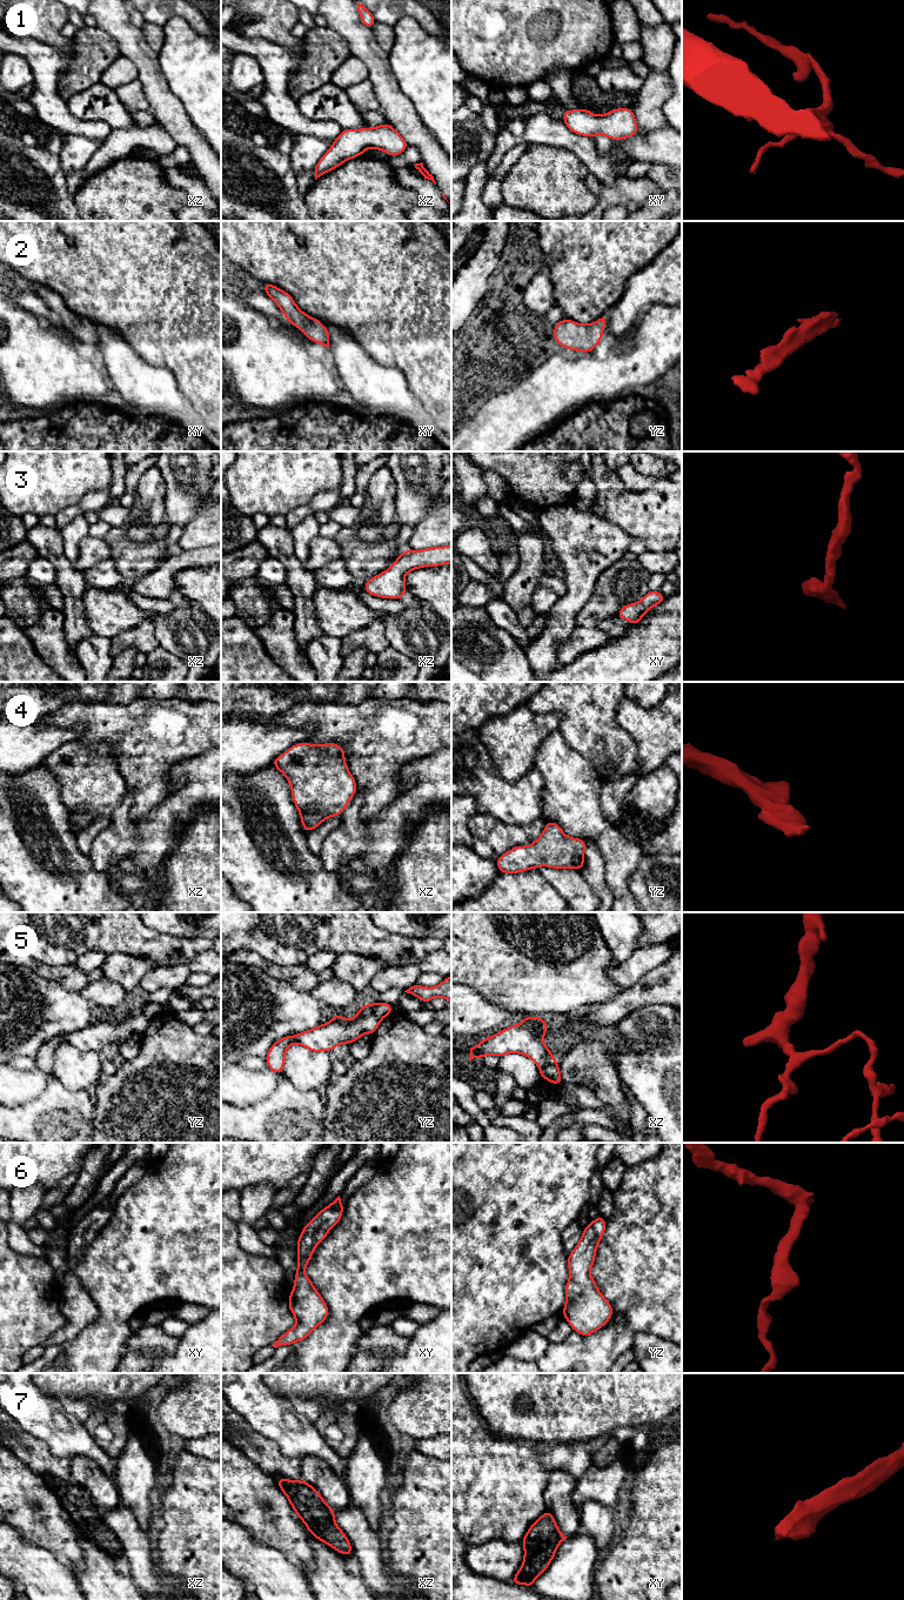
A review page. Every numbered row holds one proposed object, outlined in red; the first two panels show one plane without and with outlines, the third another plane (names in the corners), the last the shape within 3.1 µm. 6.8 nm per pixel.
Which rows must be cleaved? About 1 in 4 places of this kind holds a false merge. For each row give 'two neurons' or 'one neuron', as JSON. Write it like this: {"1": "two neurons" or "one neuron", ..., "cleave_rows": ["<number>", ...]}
{"1": "one neuron", "2": "one neuron", "3": "one neuron", "4": "one neuron", "5": "two neurons", "6": "one neuron", "7": "one neuron", "cleave_rows": ["5"]}

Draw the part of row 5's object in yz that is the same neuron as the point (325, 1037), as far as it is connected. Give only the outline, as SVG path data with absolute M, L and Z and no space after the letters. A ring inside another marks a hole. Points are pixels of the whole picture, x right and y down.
M362 1005L351 1019L334 1015L327 1024L320 1024L312 1030L274 1042L264 1056L268 1069L276 1073L283 1072L286 1052L292 1044L302 1045L312 1052L330 1052L337 1045L351 1044L364 1033L373 1035L380 1024L381 1019L367 1005Z

